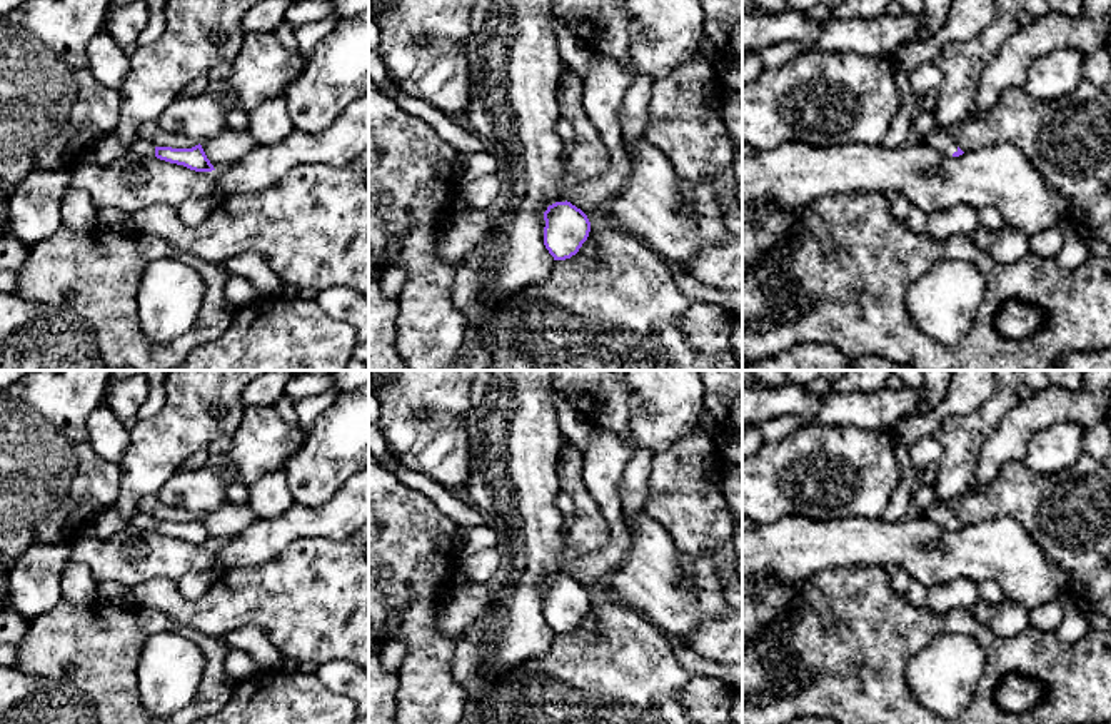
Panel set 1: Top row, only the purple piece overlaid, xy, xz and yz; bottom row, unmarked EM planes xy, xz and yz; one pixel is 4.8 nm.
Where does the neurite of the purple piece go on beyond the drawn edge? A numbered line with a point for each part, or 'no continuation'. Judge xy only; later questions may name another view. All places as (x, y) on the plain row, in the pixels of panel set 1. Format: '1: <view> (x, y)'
1: xy (105, 524)

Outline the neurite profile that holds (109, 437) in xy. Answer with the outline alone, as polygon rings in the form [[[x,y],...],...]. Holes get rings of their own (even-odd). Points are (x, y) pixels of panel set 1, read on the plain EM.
[[[105,402],[90,414],[87,429],[97,455],[107,462],[120,464],[130,445],[130,430]]]

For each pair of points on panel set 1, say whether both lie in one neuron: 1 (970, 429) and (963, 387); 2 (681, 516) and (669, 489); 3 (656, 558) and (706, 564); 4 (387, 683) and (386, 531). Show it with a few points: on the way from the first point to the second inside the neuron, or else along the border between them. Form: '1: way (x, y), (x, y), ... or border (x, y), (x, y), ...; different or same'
1: border (995, 387), (976, 409), (950, 414), (935, 432); different
2: way (681, 509), (681, 501), (676, 496); same
3: way (666, 583), (688, 604), (699, 604), (706, 589); same
4: border (396, 673), (397, 706); different

